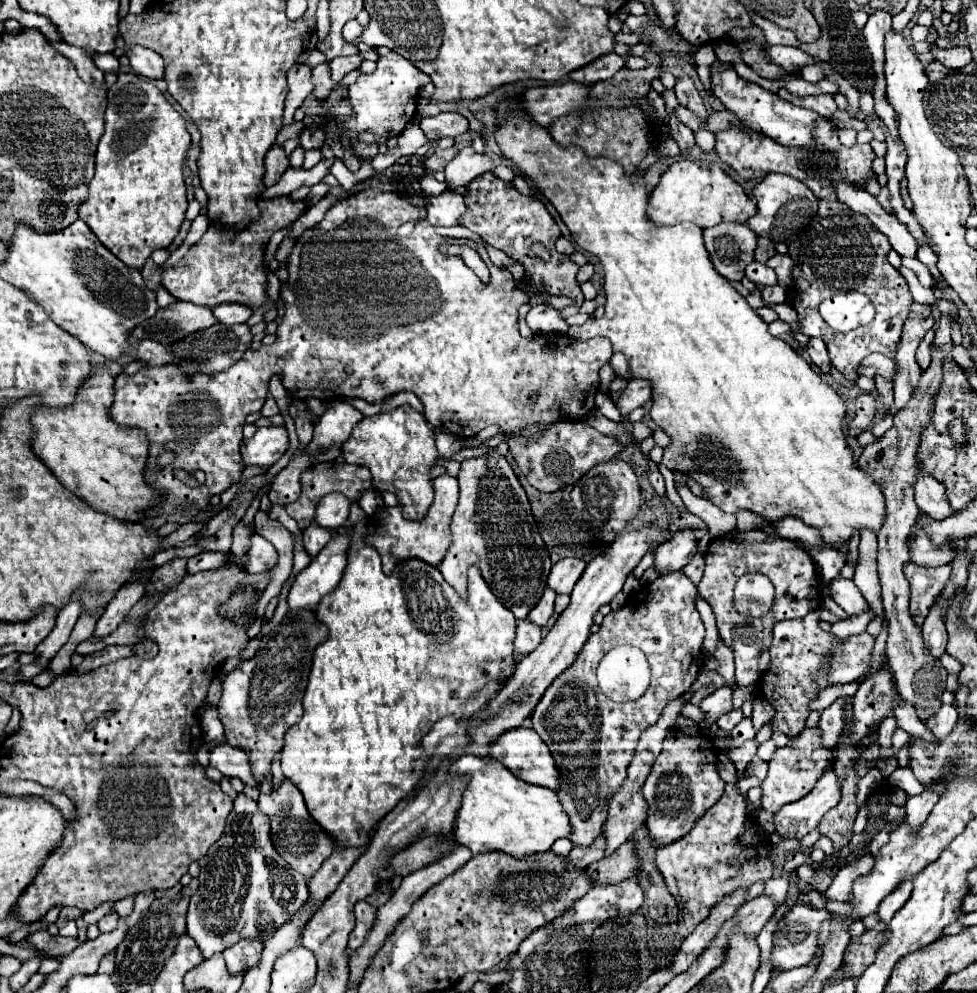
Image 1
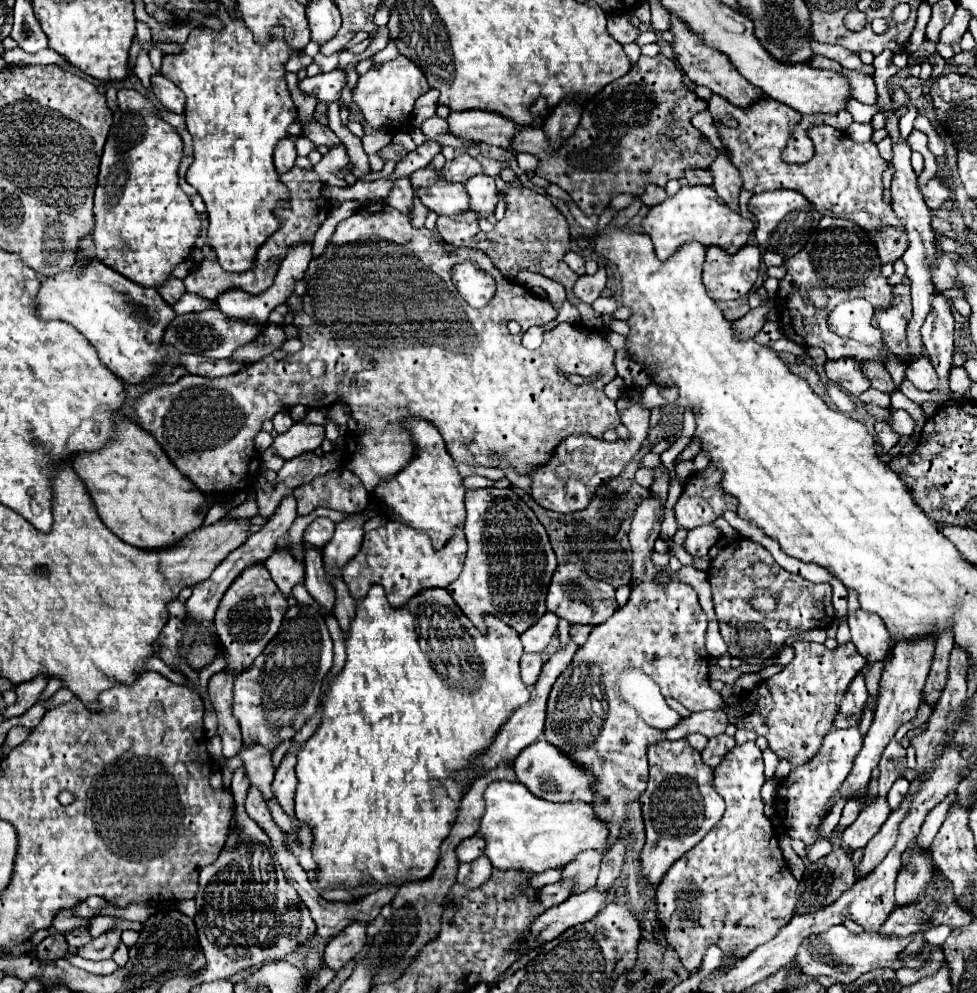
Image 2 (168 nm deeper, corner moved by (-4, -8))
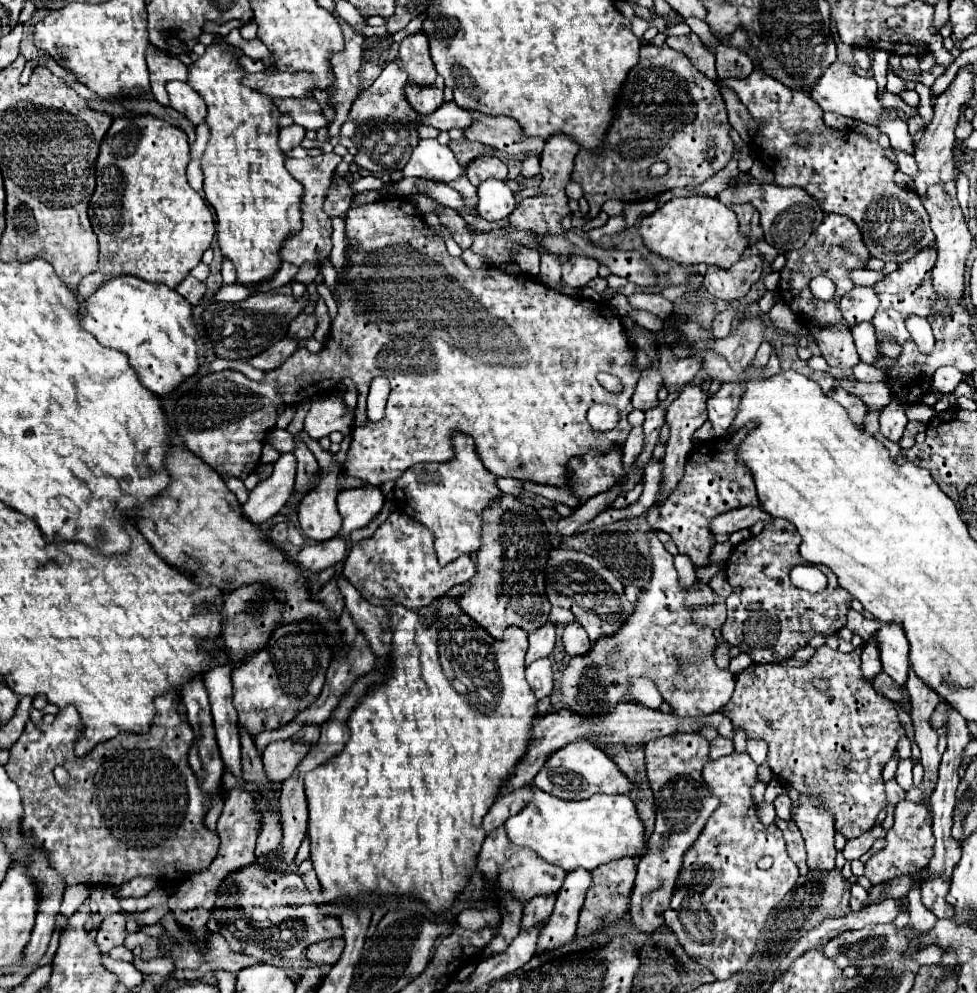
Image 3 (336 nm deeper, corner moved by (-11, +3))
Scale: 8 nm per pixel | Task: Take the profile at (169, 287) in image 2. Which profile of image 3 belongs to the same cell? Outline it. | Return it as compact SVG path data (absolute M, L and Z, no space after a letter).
M189 275L189 277L179 285L179 289L177 289L177 293L183 295L191 305L199 305L199 303L203 301L203 297L205 297L205 291L207 291L205 283L197 281L197 279L191 277L191 275Z

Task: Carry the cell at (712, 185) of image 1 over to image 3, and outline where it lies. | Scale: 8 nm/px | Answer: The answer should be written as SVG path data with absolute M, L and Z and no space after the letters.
M675 197L669 203L661 205L655 213L641 219L639 233L645 247L659 255L661 259L681 263L681 265L715 265L729 269L743 257L747 249L747 237L739 231L737 215L719 203L713 197Z

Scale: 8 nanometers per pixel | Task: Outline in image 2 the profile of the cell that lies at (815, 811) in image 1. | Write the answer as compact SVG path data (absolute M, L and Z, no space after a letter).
M922 636L922 638L902 640L892 648L892 658L890 658L890 662L884 664L884 672L882 672L882 678L880 678L880 694L878 694L878 706L876 706L876 712L874 712L872 726L870 726L870 730L864 738L862 750L858 752L858 756L854 760L852 772L846 776L844 784L832 796L830 808L836 806L840 800L852 800L856 794L864 792L864 788L870 782L870 772L872 772L872 768L878 766L886 744L894 738L894 732L902 724L910 722L916 716L918 706L922 702L922 688L924 688L924 682L926 682L926 676L928 676L928 670L930 670L930 662L932 662L932 656L934 656L934 644L936 644L934 636Z

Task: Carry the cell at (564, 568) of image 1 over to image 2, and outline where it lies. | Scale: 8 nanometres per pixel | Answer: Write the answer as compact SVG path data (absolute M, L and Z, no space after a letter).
M560 564L556 568L554 578L550 582L548 596L546 596L546 606L550 612L558 614L560 618L566 618L570 624L602 624L618 610L618 602L614 598L612 586L594 584L592 578L588 578L586 574L578 574L570 564Z

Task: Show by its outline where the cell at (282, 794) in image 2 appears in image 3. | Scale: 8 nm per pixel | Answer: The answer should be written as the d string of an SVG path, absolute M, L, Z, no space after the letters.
M305 725L295 739L303 739L303 741L309 741L309 743L317 743L319 741L319 733L321 733L321 727L317 727L317 725Z

